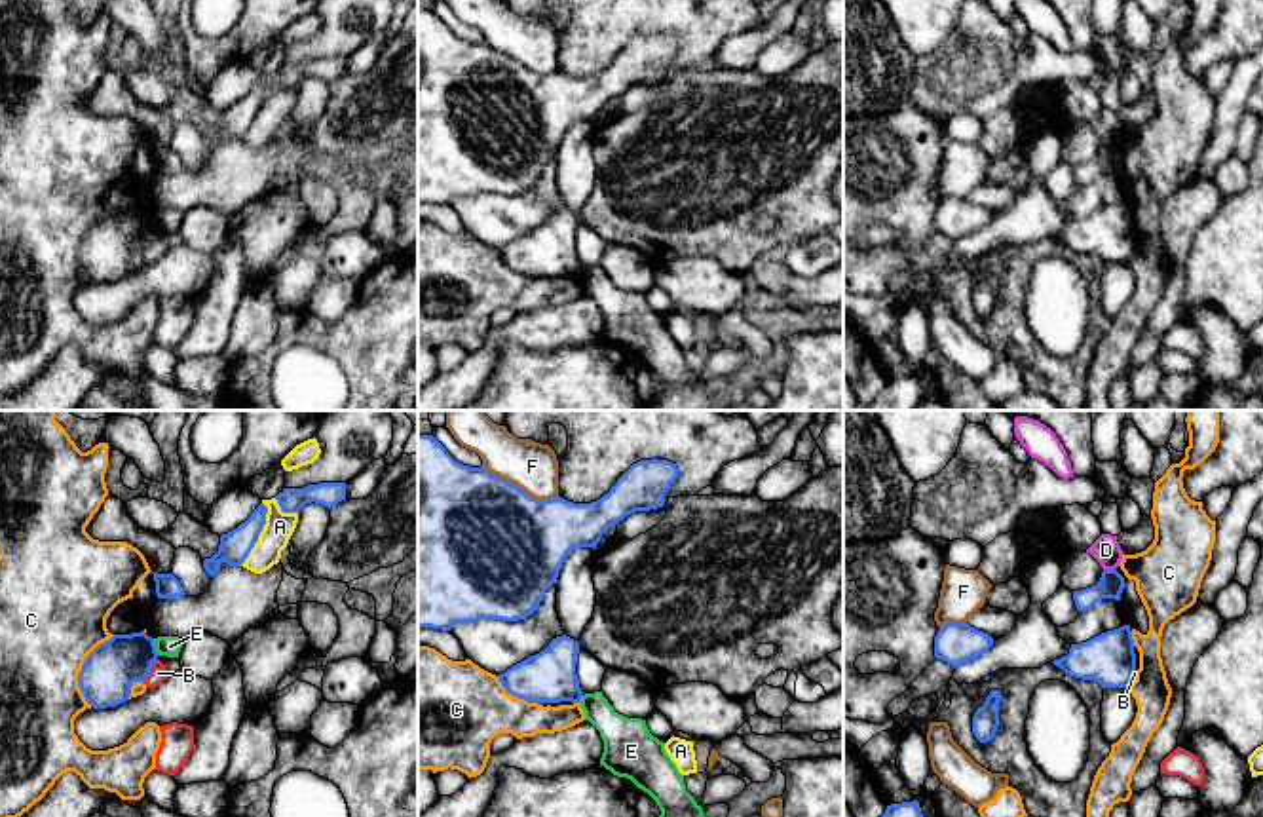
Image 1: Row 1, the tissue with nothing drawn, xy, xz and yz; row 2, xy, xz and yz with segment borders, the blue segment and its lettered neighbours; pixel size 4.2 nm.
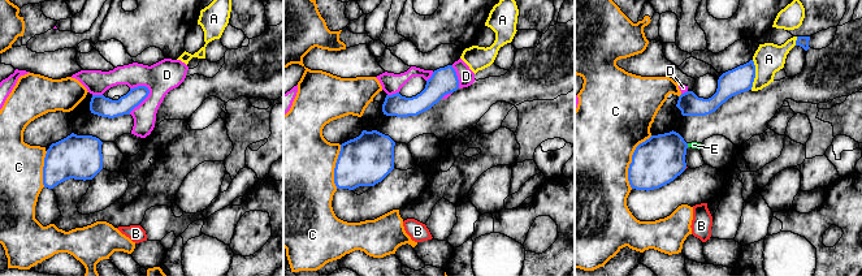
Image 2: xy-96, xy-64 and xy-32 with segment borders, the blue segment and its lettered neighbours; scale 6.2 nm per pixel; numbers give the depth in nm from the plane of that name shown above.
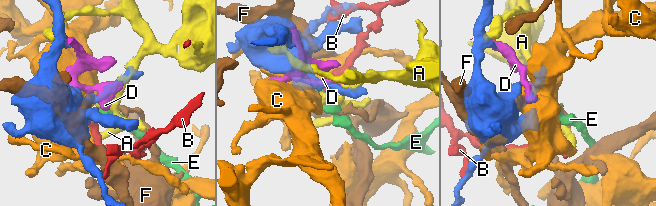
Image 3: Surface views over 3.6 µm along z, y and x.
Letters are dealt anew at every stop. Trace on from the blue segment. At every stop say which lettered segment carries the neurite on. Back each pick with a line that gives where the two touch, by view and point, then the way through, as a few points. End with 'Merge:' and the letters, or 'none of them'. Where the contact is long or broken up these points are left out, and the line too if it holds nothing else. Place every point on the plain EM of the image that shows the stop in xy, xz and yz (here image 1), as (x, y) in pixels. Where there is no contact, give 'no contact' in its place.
Merge: none of them

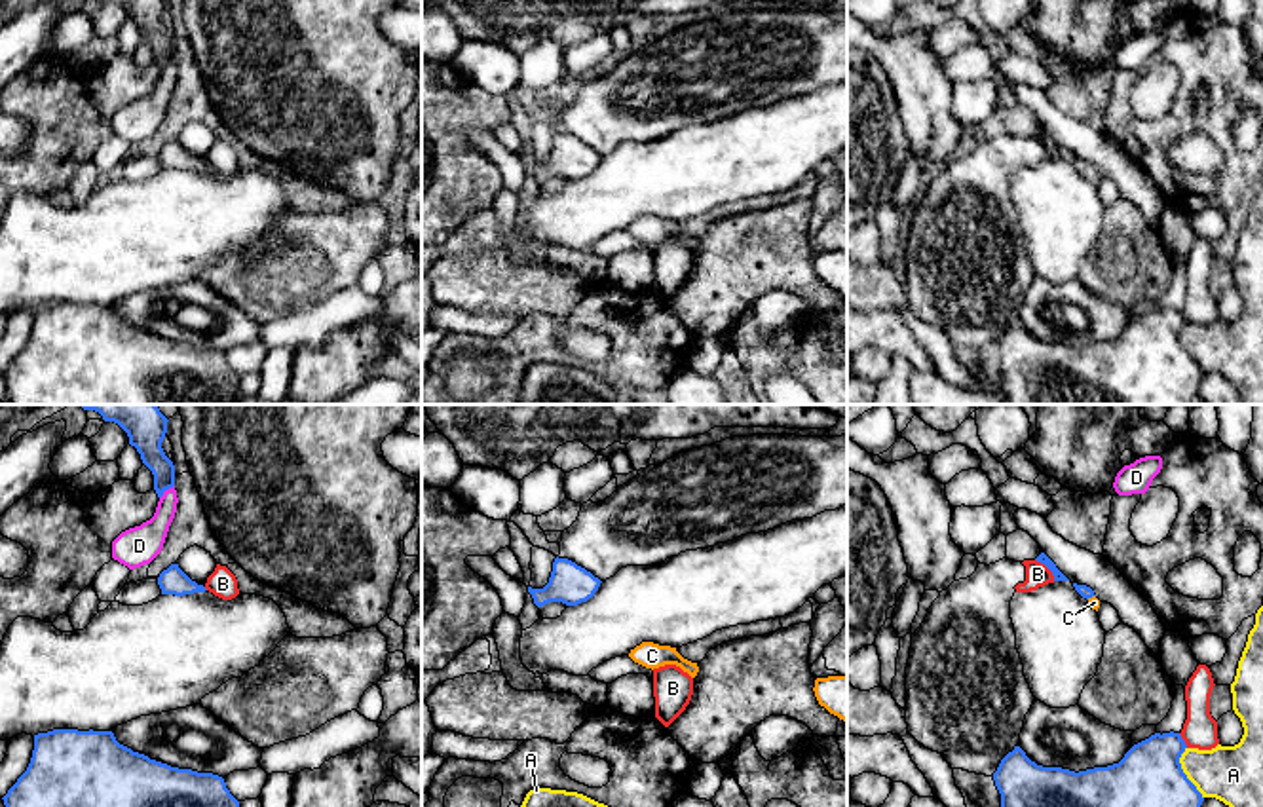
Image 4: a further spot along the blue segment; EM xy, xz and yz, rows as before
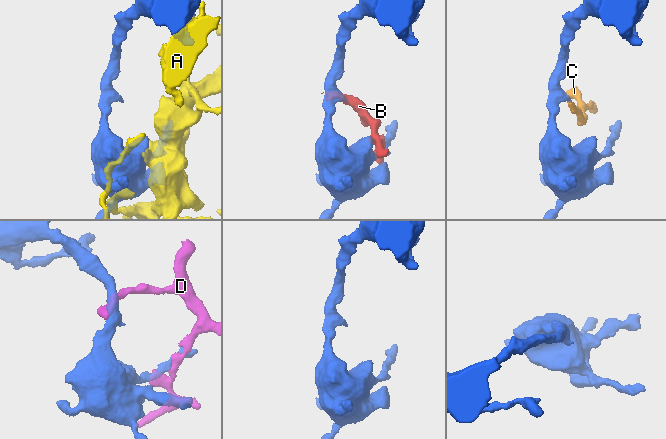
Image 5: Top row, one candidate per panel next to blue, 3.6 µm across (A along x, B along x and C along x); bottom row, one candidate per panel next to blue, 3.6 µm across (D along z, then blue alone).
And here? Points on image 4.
C: contact yz (1091, 171); way yz (1085, 166), (1091, 171), (1094, 177)
Merge: C

